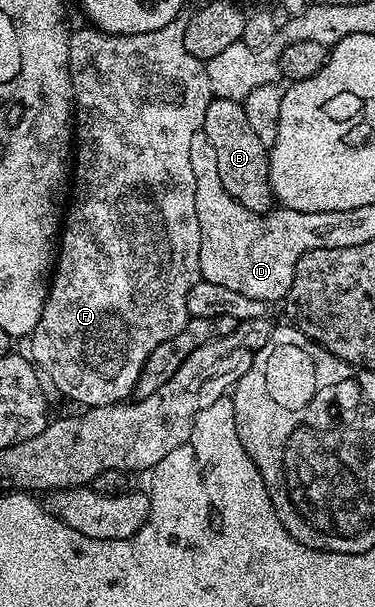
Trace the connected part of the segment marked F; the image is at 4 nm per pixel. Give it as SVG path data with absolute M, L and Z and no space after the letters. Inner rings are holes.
M176 18L169 22L169 26L161 26L161 30L145 34L114 36L94 26L79 28L76 32L74 29L70 33L69 66L77 105L77 131L73 136L73 199L65 212L61 243L57 249L55 270L51 289L47 292L45 310L29 337L29 356L44 373L47 371L51 375L51 380L61 395L83 404L84 409L100 408L106 404L122 404L134 393L149 354L153 354L153 350L157 350L161 342L169 342L169 338L181 334L181 330L187 325L189 290L193 290L195 283L201 279L201 226L197 222L195 179L189 150L193 147L193 138L203 130L205 110L209 110L209 102L213 97L206 63L193 58L193 54L189 54L189 50L185 48L186 26L186 19Z

